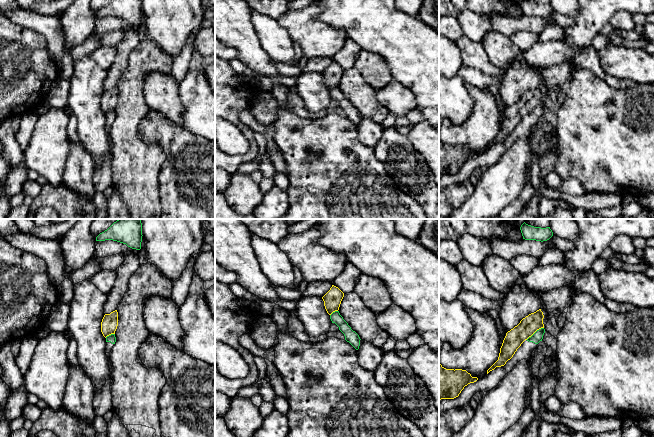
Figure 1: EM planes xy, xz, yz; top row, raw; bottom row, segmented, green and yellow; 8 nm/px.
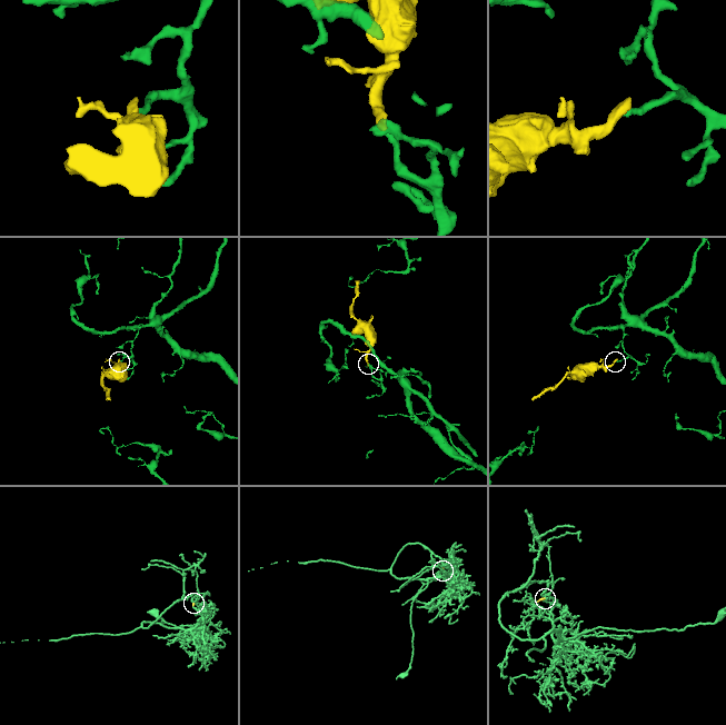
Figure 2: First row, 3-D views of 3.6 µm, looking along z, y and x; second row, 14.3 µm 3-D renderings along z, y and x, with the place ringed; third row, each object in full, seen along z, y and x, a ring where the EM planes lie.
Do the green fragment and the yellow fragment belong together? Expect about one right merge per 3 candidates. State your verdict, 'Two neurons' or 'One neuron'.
Two neurons

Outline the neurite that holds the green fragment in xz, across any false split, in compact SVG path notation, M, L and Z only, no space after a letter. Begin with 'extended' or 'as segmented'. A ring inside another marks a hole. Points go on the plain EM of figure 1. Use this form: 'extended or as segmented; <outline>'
as segmented; M335 87L330 91L332 99L335 99L339 106L344 110L345 116L349 118L356 126L360 122L360 113L359 111L351 105L348 99L340 91L339 87Z

